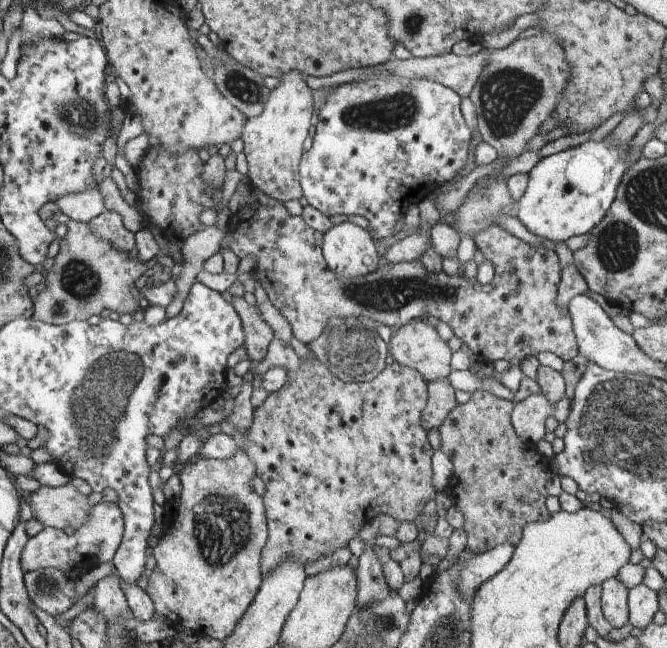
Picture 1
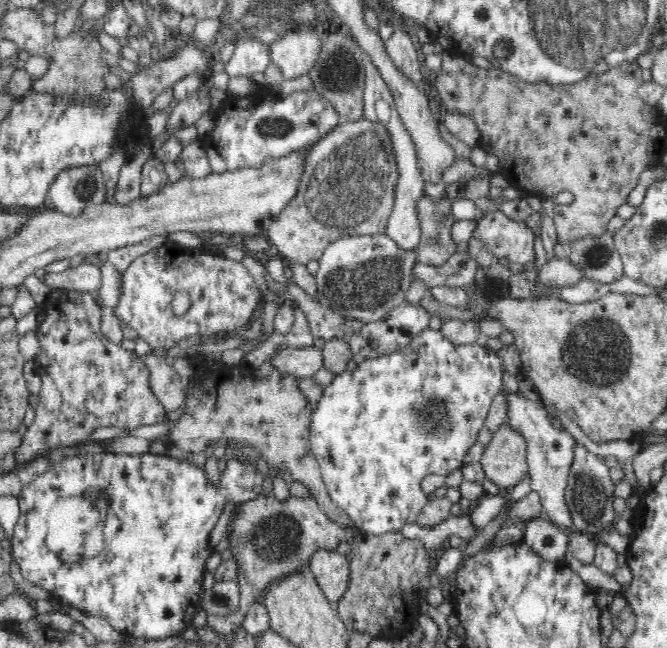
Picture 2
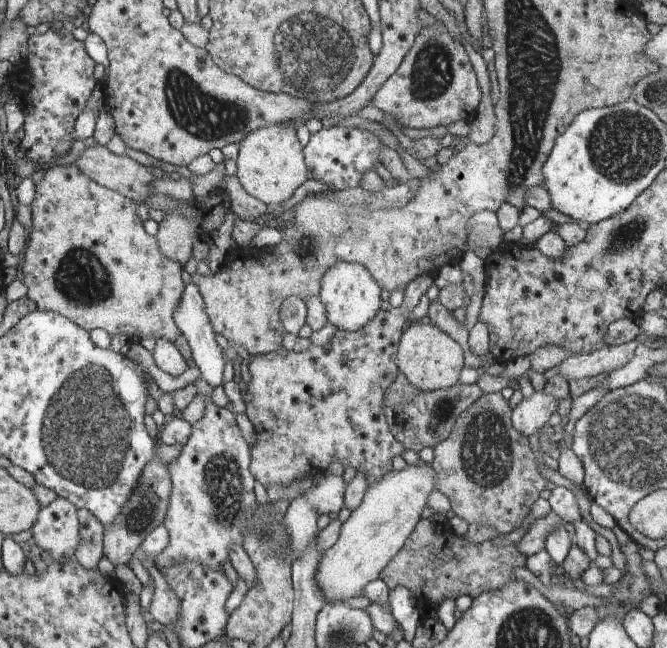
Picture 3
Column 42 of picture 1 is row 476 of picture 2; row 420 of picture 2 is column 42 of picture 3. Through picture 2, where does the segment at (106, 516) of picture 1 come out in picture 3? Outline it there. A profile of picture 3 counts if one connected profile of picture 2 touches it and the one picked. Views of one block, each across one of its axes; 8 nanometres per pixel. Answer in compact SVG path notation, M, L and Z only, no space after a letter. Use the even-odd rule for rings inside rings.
M58 497L42 508L32 528L32 540L50 554L54 563L64 565L75 560L80 527L77 508L68 499Z

